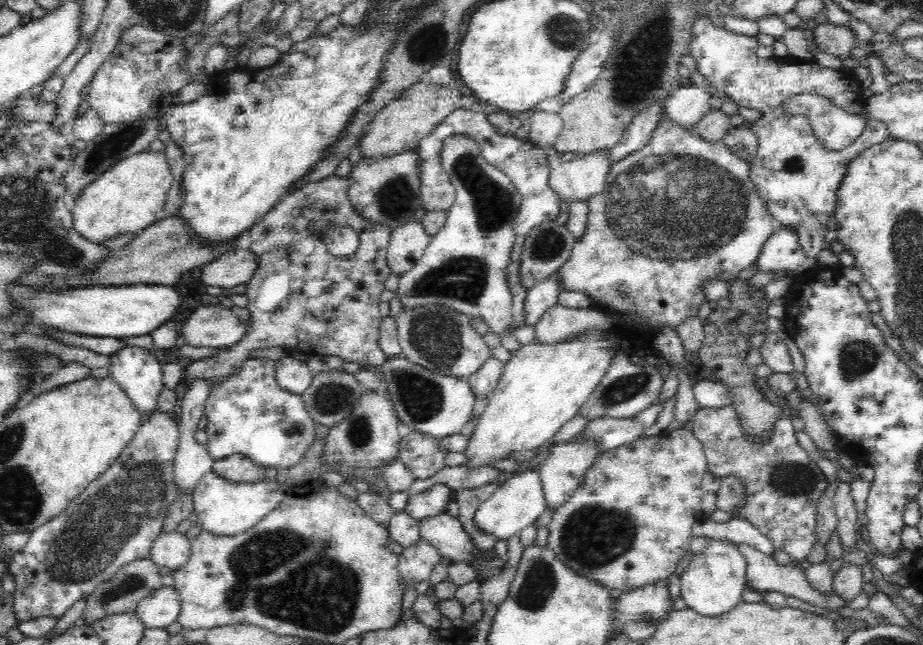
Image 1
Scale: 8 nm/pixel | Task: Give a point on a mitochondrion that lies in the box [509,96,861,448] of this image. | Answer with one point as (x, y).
(673, 209)

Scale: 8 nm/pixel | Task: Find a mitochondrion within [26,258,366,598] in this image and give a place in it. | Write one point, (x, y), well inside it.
(116, 514)

